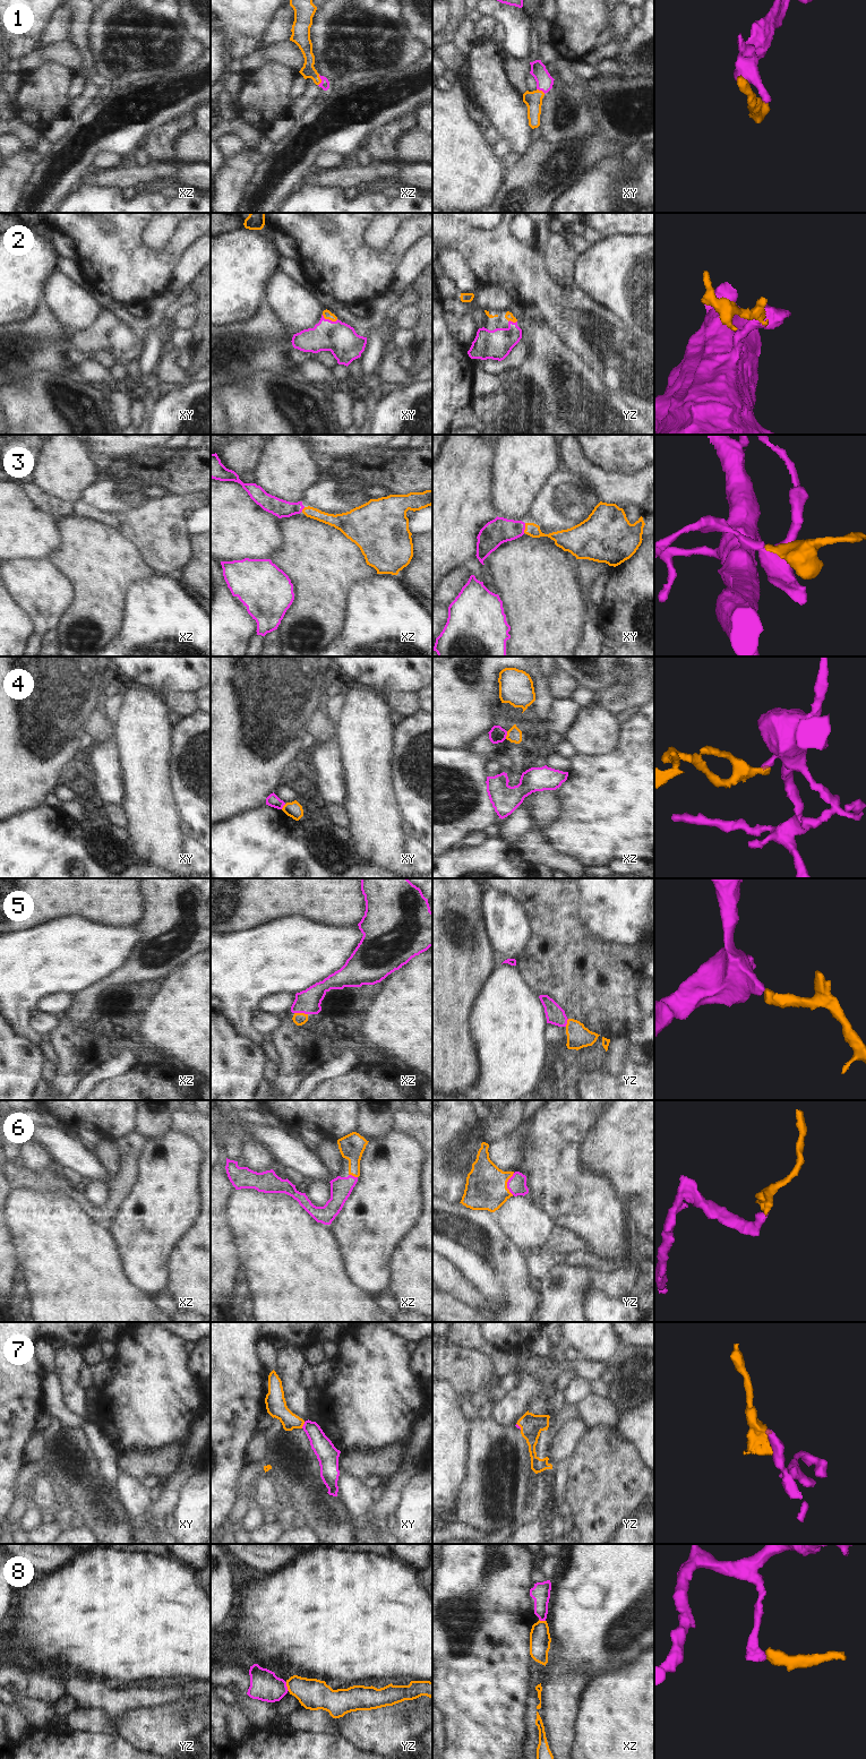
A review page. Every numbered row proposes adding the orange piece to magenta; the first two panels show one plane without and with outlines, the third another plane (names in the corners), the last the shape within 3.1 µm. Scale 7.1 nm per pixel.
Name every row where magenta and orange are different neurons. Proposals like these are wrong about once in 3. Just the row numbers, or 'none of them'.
4, 8

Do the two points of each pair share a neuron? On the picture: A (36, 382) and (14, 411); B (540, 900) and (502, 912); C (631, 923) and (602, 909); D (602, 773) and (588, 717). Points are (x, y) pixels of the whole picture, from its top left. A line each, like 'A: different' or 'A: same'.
A: same
B: different
C: same
D: different

